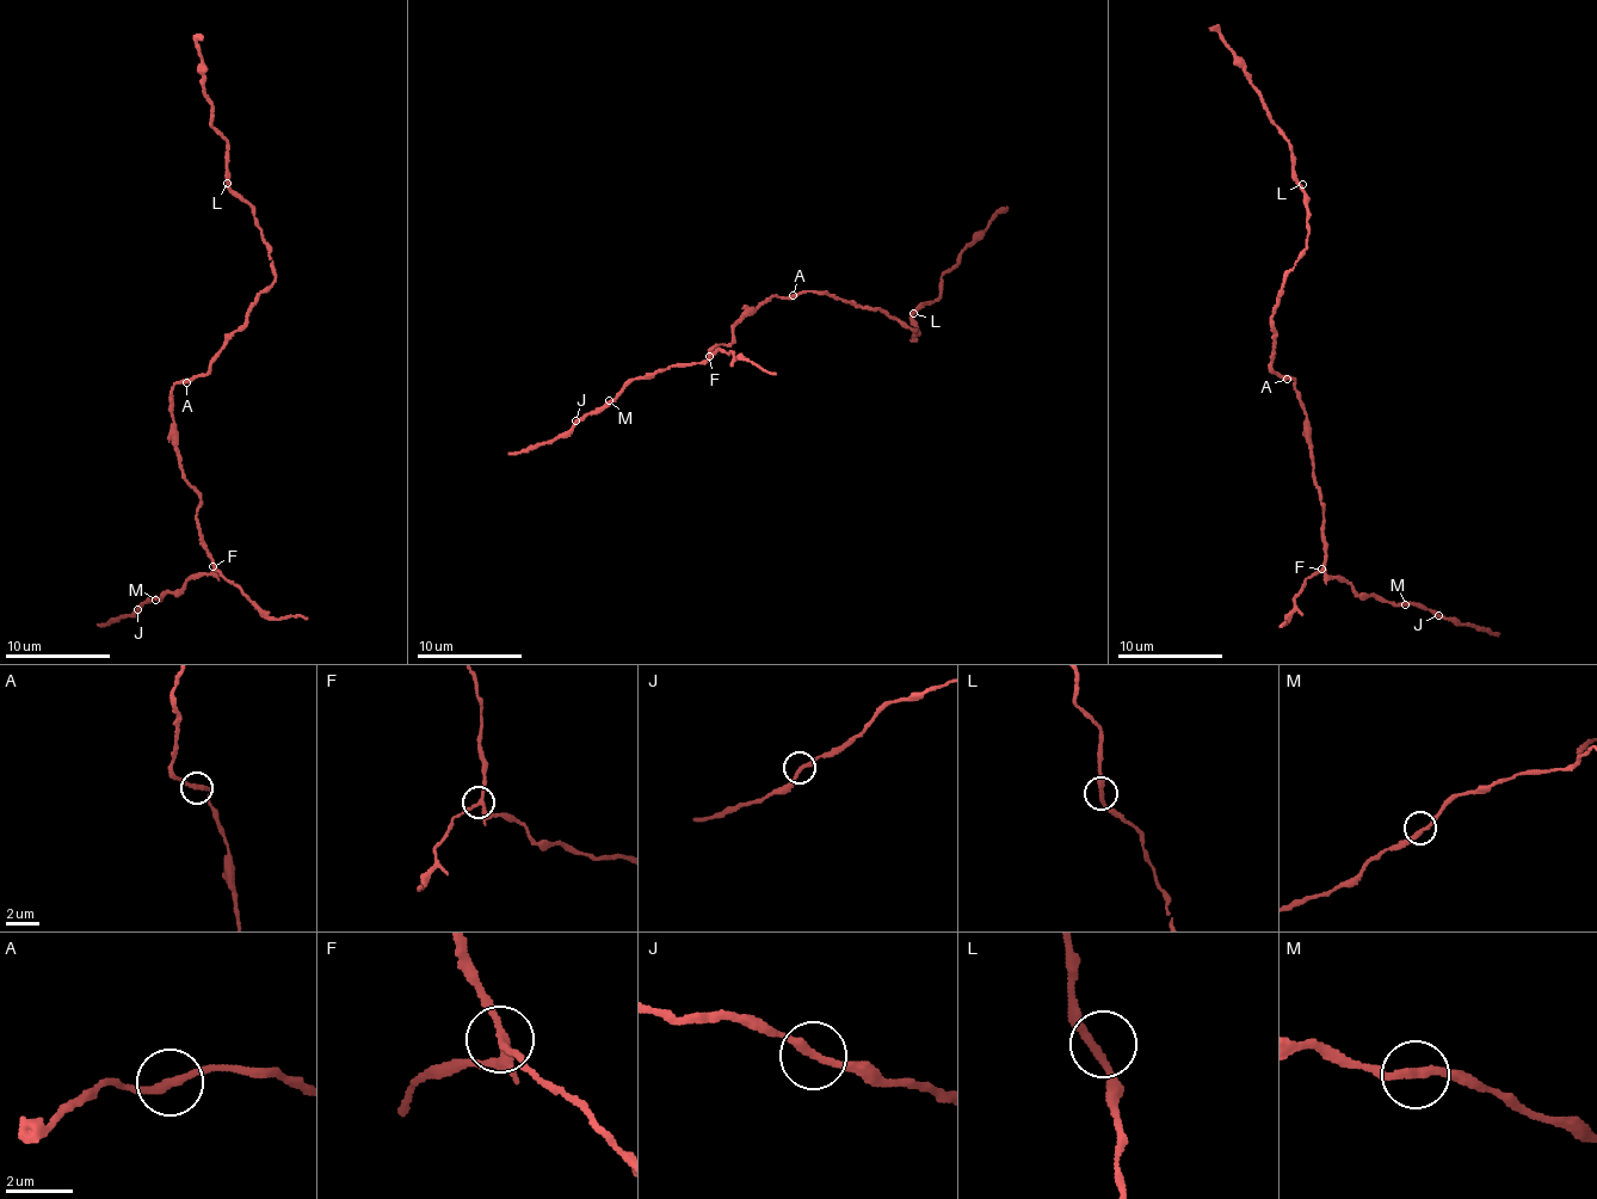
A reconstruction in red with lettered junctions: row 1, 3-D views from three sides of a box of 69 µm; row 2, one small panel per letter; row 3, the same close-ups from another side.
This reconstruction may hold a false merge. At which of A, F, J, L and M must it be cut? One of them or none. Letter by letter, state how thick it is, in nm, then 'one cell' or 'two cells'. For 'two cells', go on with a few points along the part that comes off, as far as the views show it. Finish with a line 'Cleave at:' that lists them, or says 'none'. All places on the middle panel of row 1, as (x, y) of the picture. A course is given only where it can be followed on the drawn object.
A: 240 nm | one cell
F: 200 nm | two cells | (709, 356), (721, 348), (775, 374)
J: 240 nm | one cell
L: 240 nm | one cell
M: 240 nm | one cell
Cleave at: F

